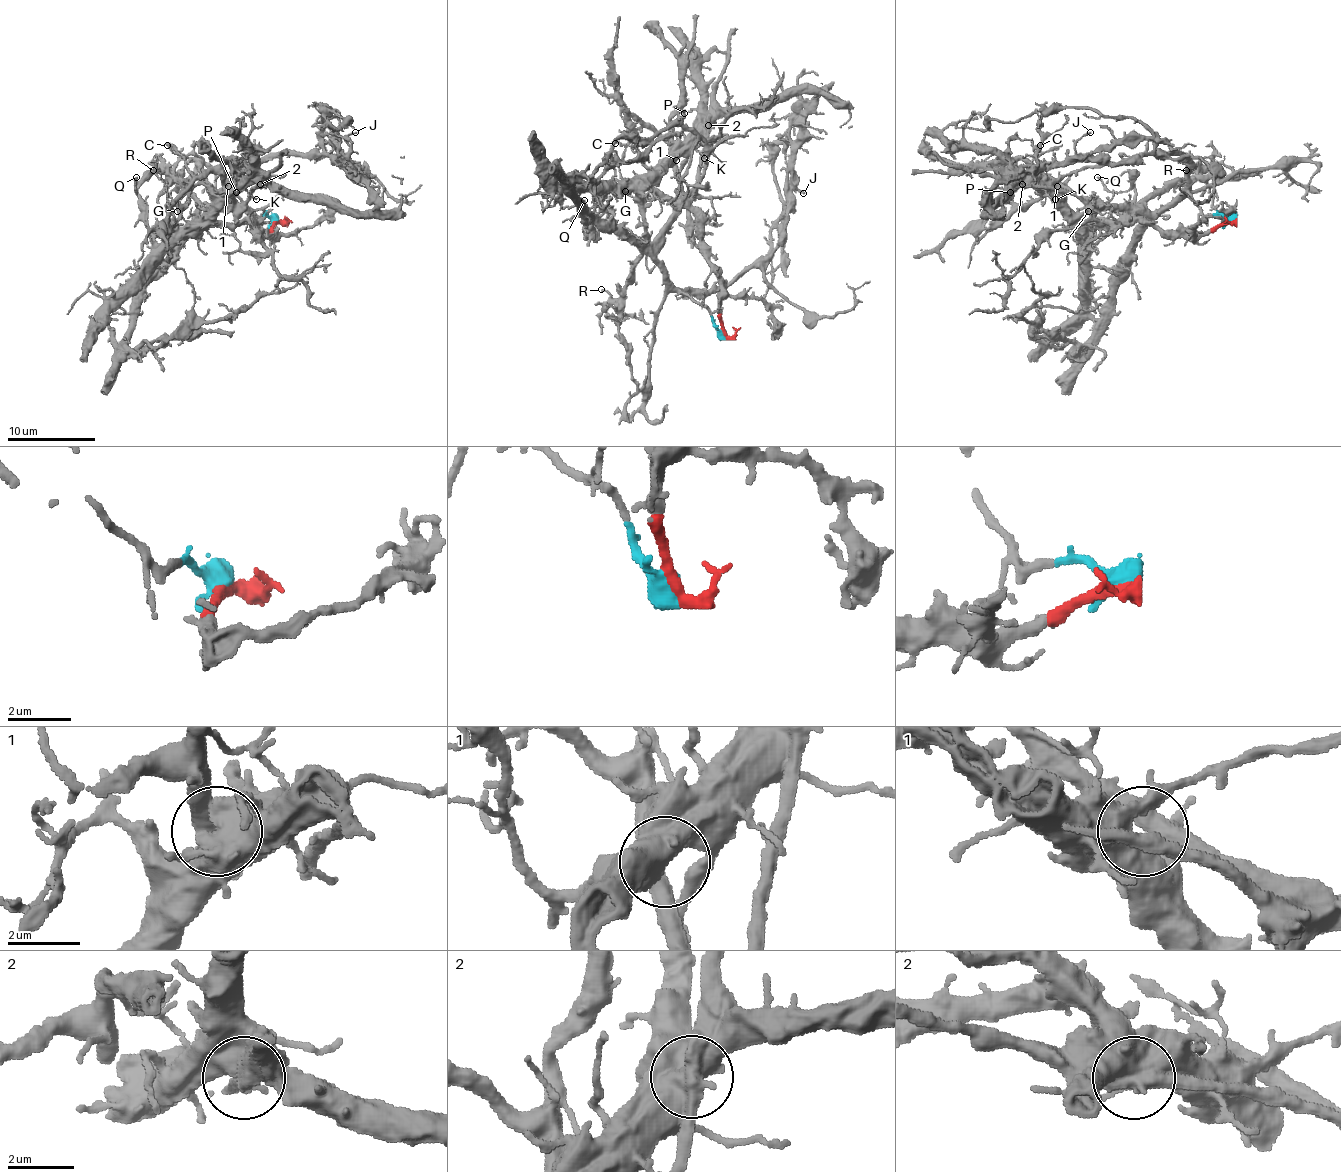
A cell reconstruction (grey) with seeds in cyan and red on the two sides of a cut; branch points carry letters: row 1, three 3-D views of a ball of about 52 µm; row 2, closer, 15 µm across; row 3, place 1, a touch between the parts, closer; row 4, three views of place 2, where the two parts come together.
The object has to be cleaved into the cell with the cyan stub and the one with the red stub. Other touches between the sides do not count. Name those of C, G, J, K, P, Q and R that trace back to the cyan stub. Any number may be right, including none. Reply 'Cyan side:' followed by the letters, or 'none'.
Cyan side: C

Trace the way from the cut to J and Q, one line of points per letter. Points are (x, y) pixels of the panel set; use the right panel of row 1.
J: (1231, 222), (1194, 235), (1081, 224), (1030, 184), (988, 211), (990, 193), (1012, 175), (1063, 164), (1090, 131)
Q: (1231, 222), (1194, 235), (1141, 222), (1088, 226), (1090, 244), (1134, 197), (1096, 178)

